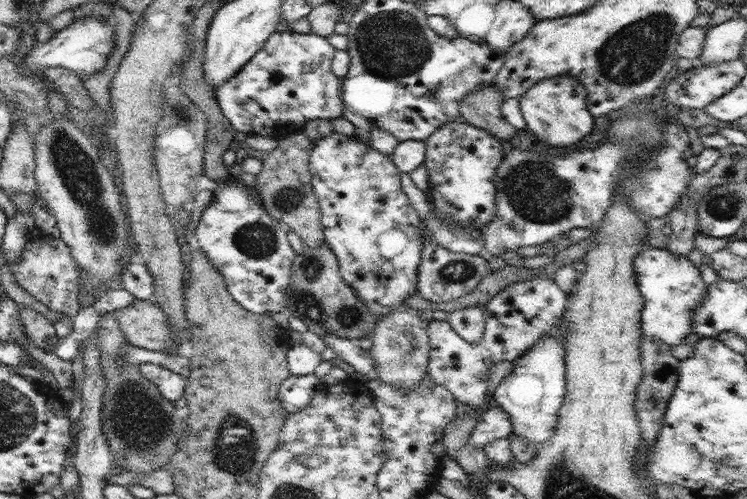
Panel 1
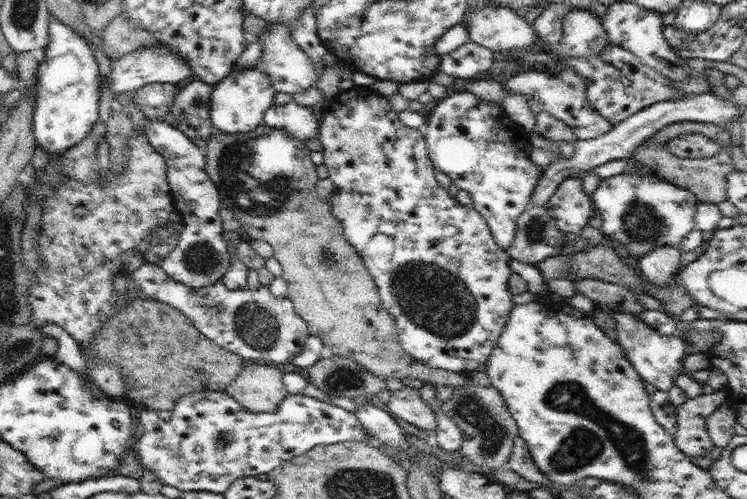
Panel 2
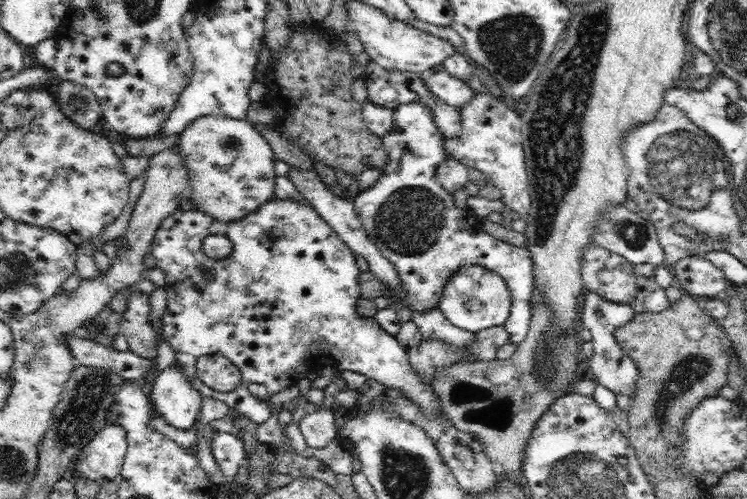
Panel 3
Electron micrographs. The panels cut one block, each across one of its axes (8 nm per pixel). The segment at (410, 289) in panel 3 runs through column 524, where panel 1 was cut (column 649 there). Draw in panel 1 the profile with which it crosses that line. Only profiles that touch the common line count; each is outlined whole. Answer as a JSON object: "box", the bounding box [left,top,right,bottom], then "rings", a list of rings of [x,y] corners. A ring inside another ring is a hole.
{"box":[634,245,707,346],"rings":[[[643,245],[639,254],[634,256],[634,276],[643,298],[641,329],[644,339],[658,339],[671,346],[682,344],[685,338],[693,333],[691,316],[695,306],[701,302],[707,293],[707,282],[703,279],[699,268],[696,268],[688,258],[674,256],[667,248],[650,247]]]}

